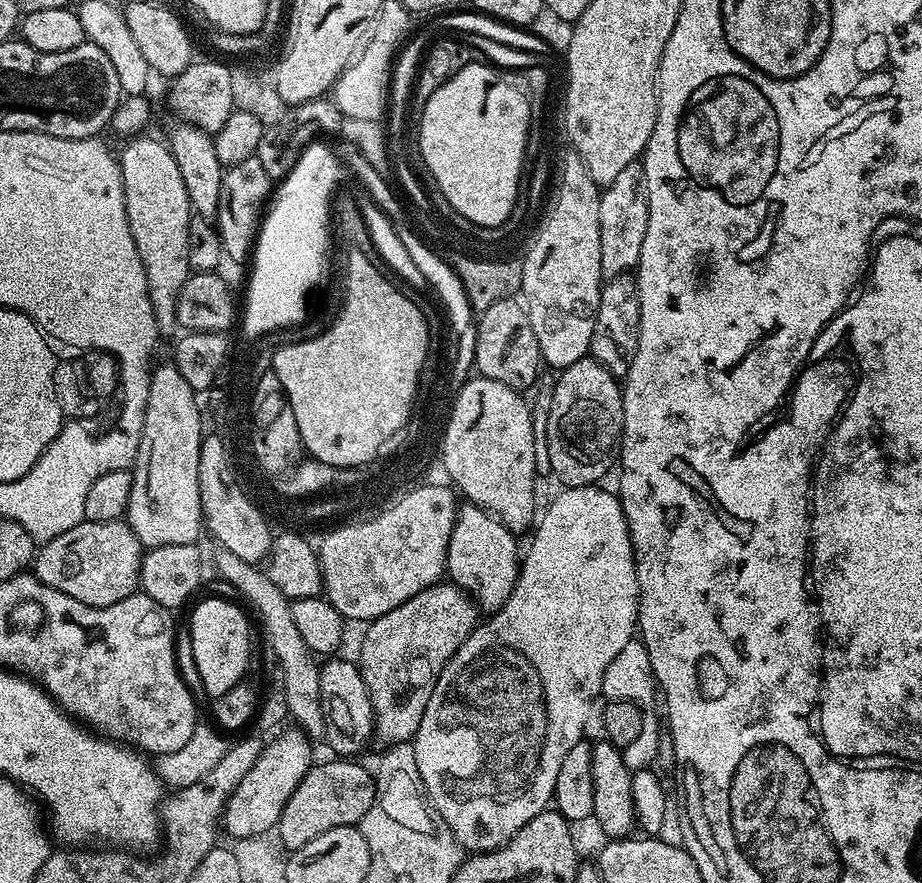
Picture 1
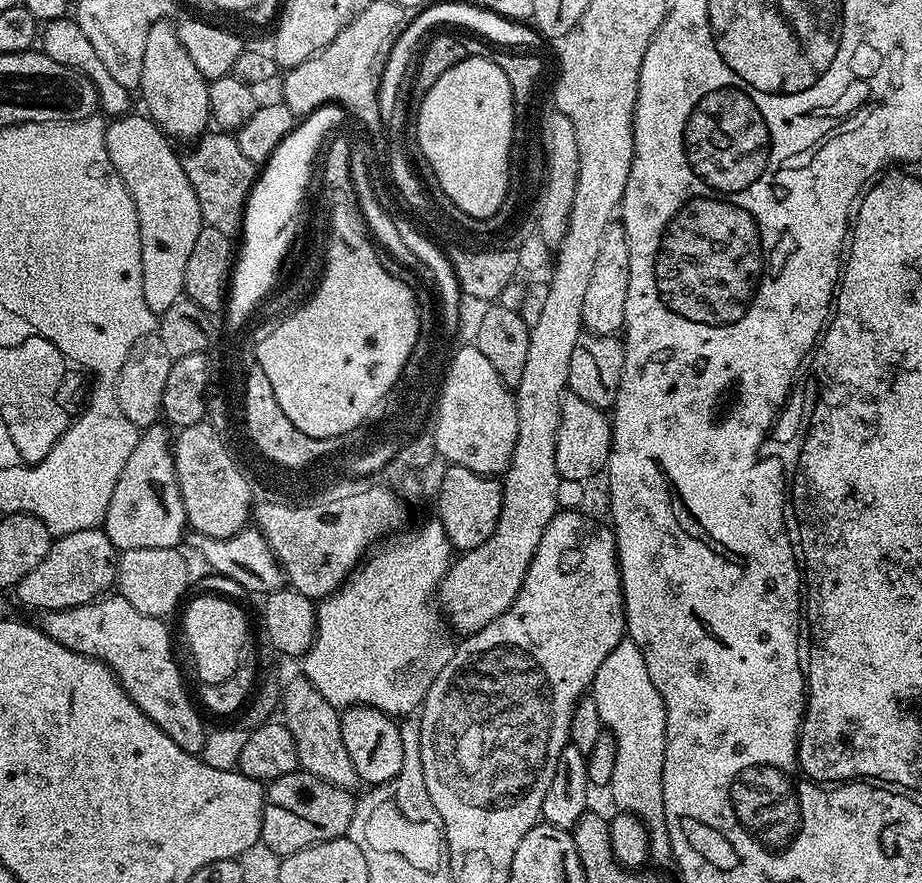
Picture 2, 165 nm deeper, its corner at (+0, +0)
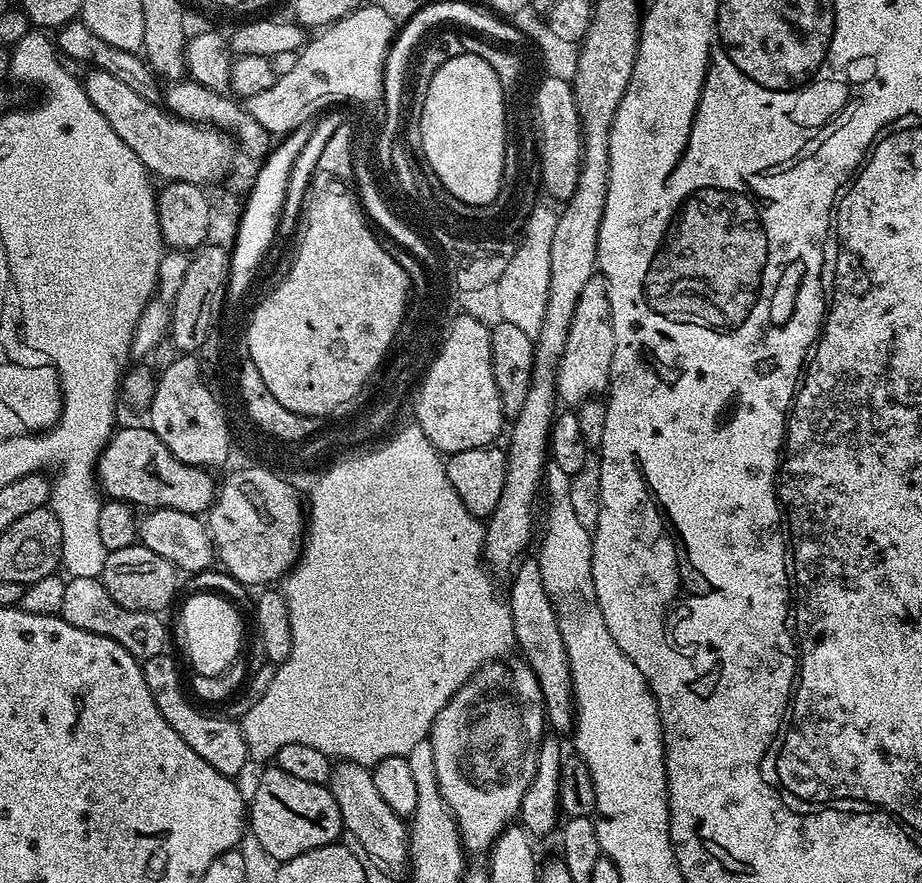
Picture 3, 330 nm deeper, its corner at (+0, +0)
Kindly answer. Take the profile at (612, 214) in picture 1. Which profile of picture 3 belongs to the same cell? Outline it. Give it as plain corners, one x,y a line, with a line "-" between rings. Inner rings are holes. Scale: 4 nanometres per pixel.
593,274
590,282
582,286
582,294
578,294
578,306
574,306
570,334
566,336
566,350
562,350
556,367
556,394
559,403
564,406
579,406
585,400
607,393
615,349
608,283
603,276

